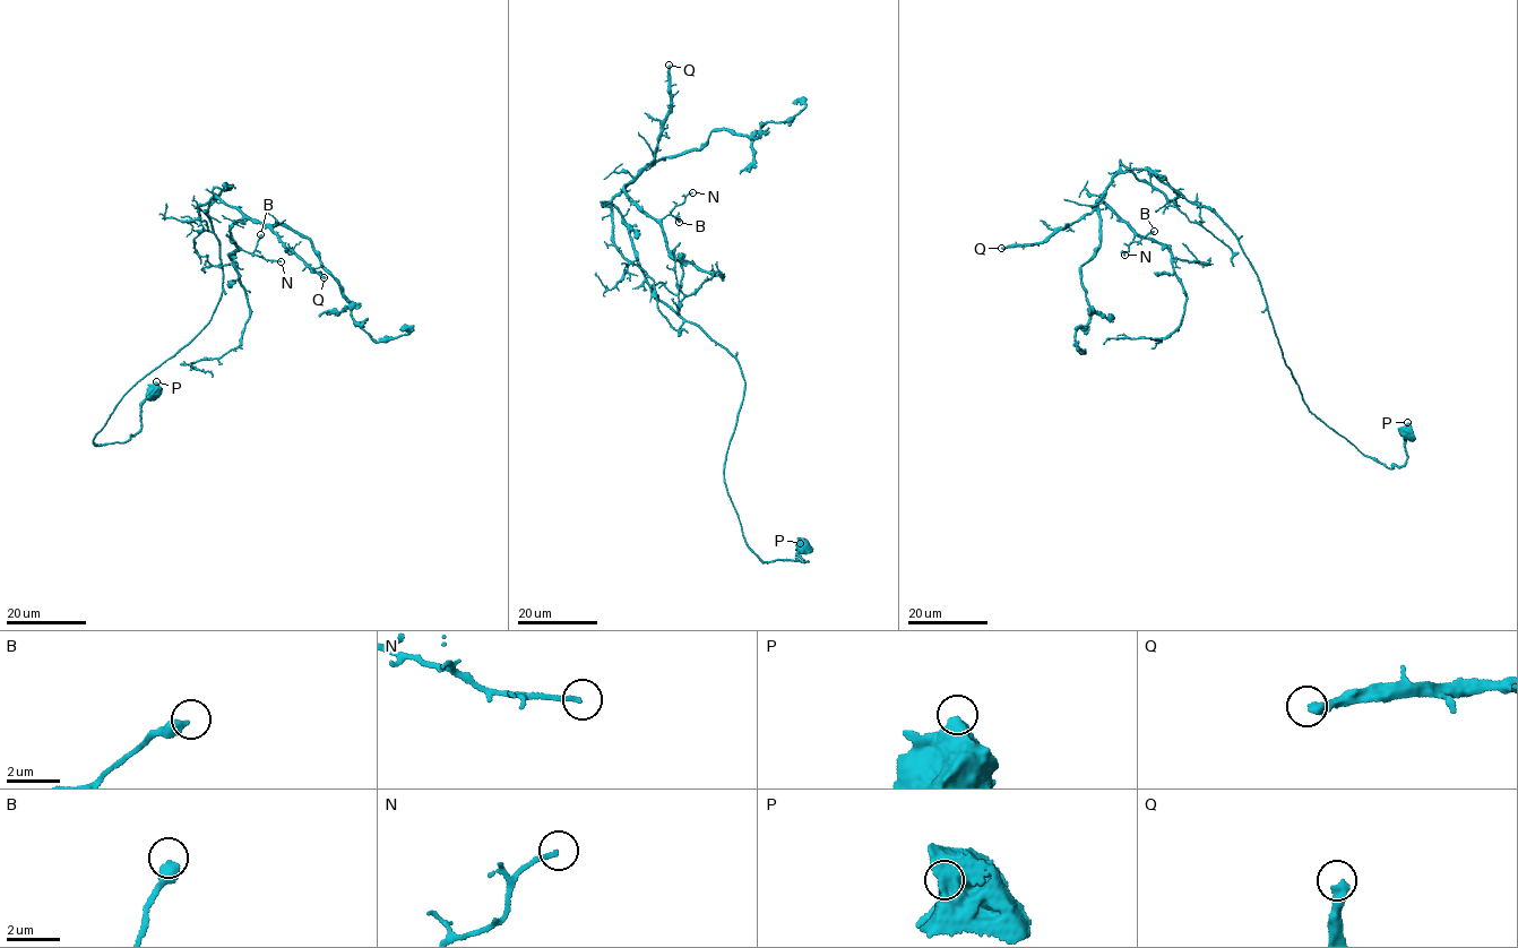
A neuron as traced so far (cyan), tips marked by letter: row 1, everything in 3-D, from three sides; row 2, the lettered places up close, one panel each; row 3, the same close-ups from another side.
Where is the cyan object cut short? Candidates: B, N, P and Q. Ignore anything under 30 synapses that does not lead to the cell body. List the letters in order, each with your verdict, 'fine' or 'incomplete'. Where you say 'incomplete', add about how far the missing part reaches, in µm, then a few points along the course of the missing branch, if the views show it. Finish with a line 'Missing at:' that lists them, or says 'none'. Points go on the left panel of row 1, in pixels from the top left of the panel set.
B: fine
N: fine
P: fine
Q: incomplete | 80 µm | (324, 277), (378, 337), (399, 381), (448, 421), (442, 437), (434, 434)
Missing at: Q

